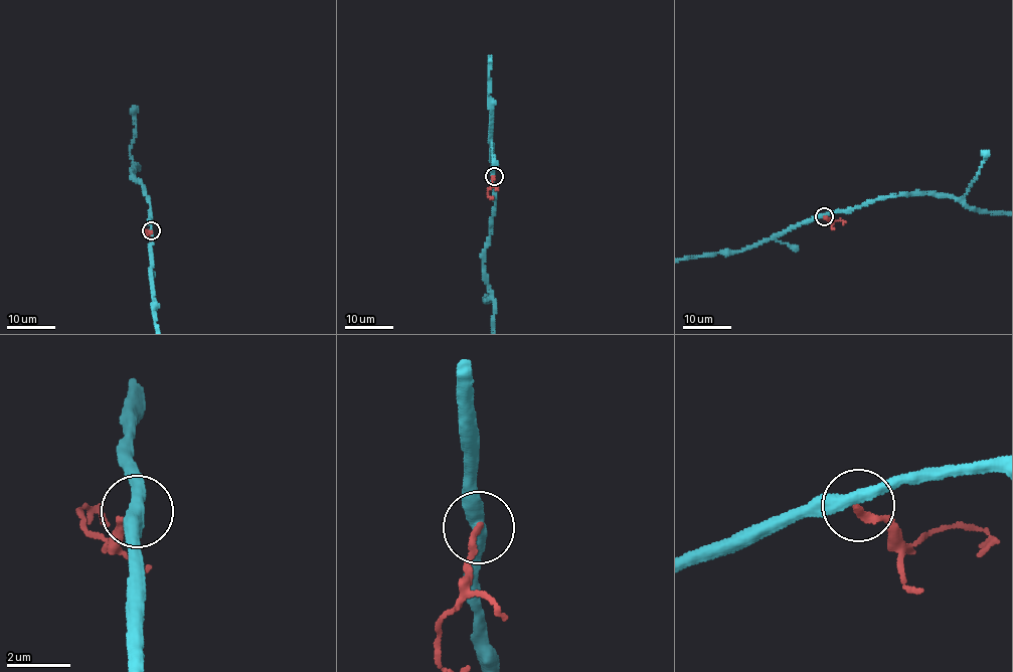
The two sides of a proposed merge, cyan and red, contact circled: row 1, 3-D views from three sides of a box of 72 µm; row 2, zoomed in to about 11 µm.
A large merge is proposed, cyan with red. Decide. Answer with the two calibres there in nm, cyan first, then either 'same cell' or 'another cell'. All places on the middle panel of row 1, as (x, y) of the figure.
400 nm thick on the cyan side, 220 nm on the other; another cell

